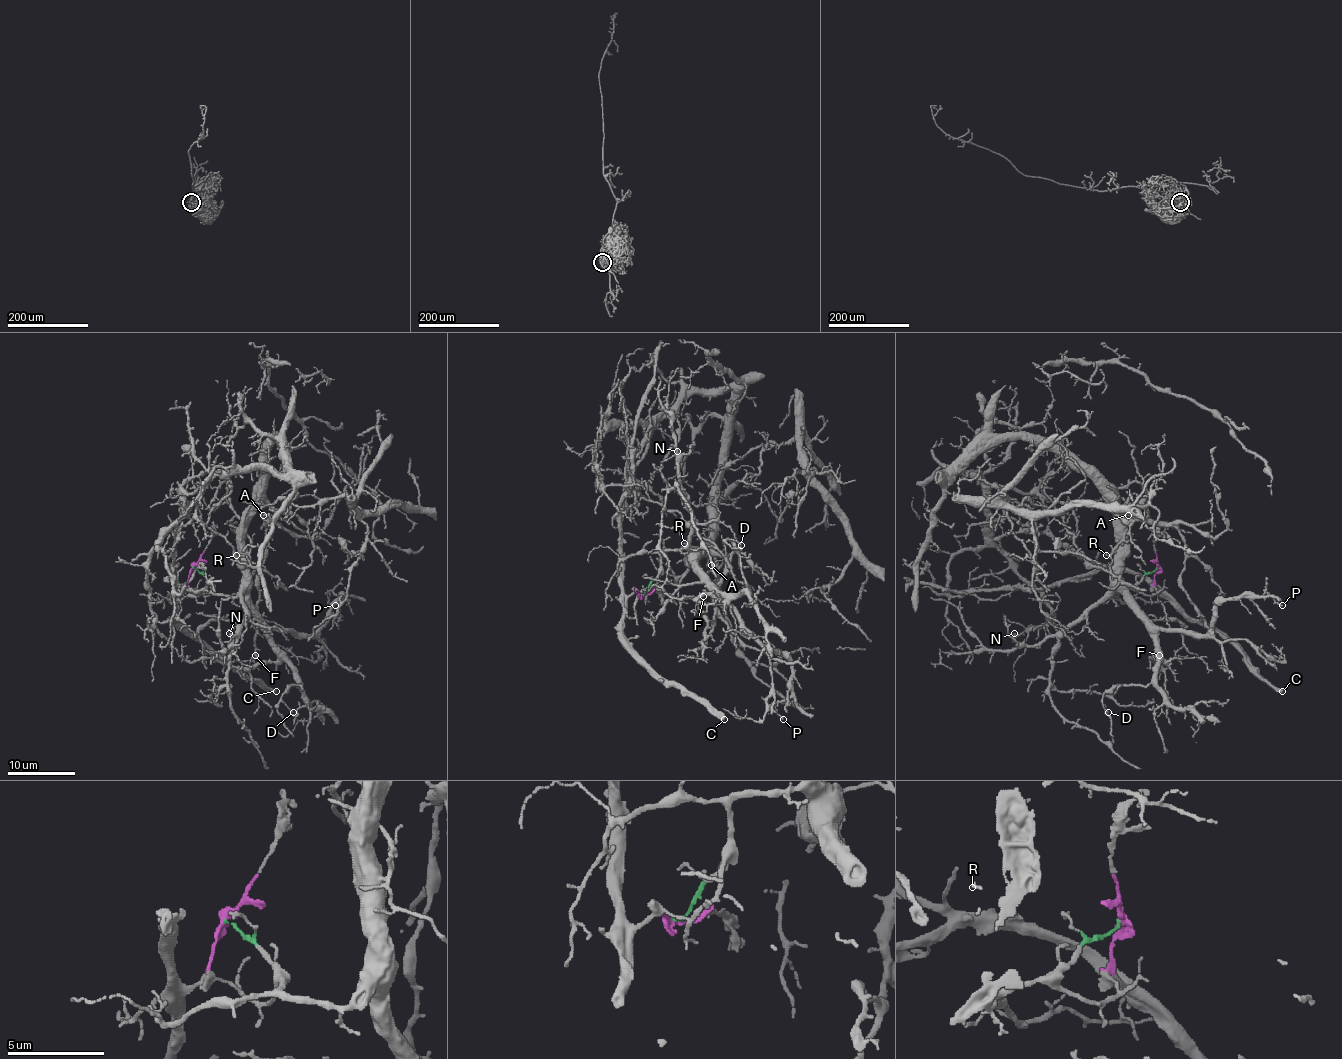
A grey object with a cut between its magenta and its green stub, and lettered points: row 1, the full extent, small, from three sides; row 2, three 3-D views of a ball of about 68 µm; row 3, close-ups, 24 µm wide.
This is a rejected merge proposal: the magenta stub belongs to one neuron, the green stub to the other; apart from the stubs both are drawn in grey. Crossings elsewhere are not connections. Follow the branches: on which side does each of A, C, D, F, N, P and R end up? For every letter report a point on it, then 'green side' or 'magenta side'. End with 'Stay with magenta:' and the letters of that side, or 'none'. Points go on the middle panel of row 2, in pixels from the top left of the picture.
A: (711, 565) | green side
C: (724, 719) | magenta side
D: (741, 545) | green side
F: (703, 596) | green side
N: (677, 451) | green side
P: (783, 719) | green side
R: (684, 543) | green side
Stay with magenta: C

